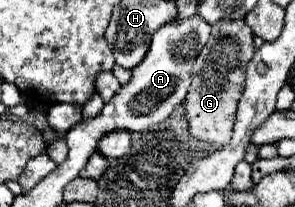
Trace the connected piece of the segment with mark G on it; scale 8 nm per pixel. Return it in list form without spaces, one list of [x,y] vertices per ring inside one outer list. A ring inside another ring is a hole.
[[[221,19],[213,25],[211,37],[207,45],[201,49],[195,65],[193,65],[193,83],[185,97],[185,115],[189,121],[191,133],[211,143],[211,149],[221,149],[231,139],[231,129],[235,123],[235,109],[239,105],[239,97],[243,95],[245,67],[255,53],[253,31],[245,21]]]

